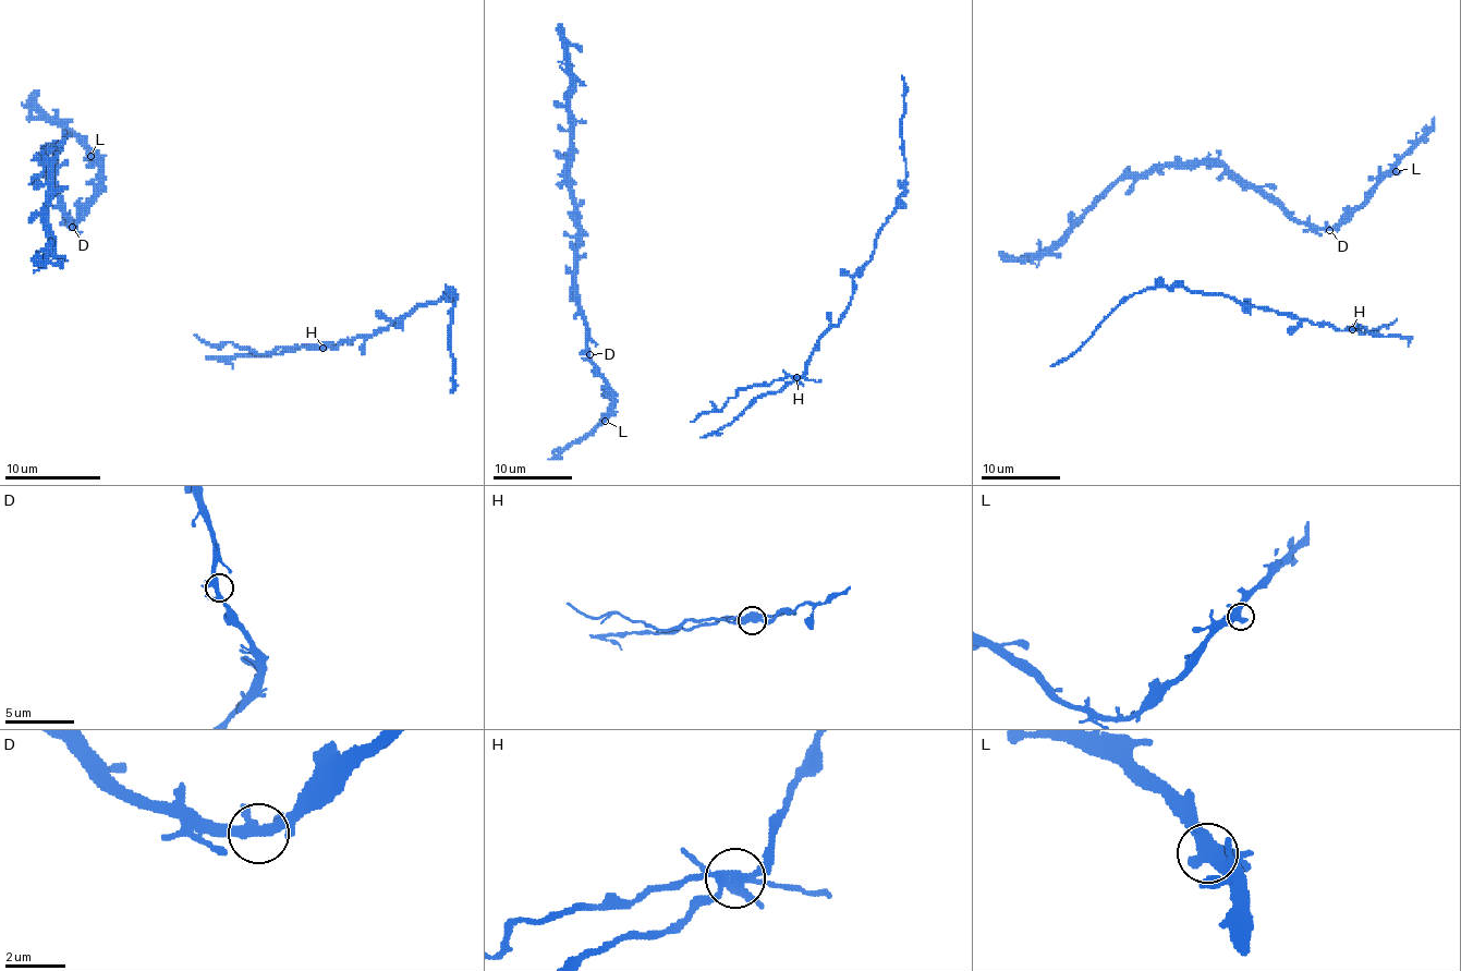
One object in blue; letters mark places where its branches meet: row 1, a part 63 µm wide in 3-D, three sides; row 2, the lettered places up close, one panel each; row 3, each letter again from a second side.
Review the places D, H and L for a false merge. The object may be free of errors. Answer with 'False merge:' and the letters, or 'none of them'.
False merge: H

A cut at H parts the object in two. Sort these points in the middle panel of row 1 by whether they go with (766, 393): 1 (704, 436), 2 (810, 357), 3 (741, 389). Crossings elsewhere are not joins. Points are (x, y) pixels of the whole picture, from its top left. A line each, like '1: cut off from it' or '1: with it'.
1: with it
2: cut off from it
3: cut off from it

